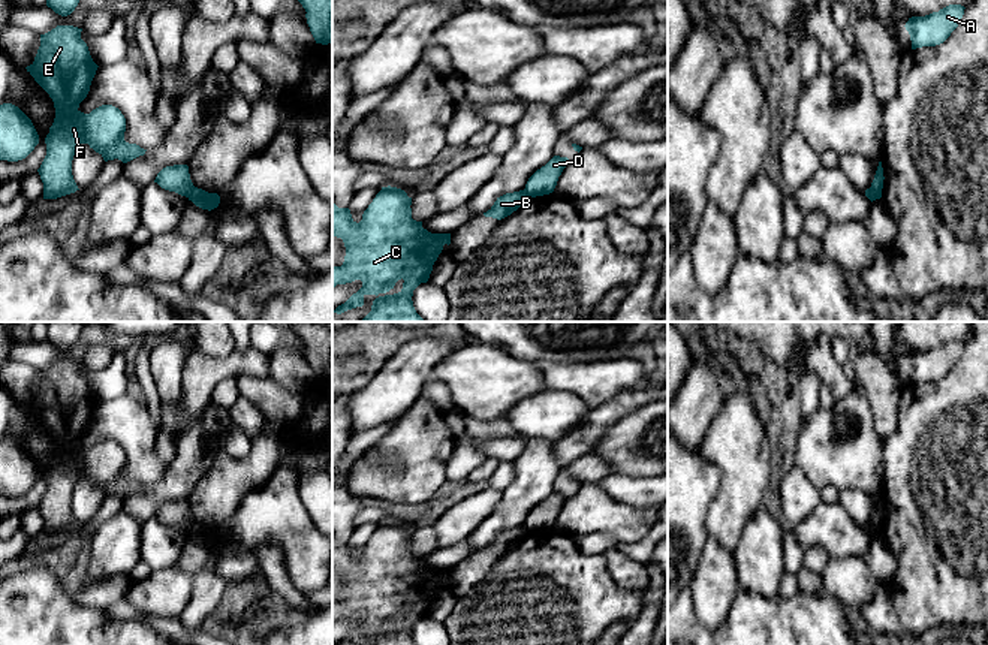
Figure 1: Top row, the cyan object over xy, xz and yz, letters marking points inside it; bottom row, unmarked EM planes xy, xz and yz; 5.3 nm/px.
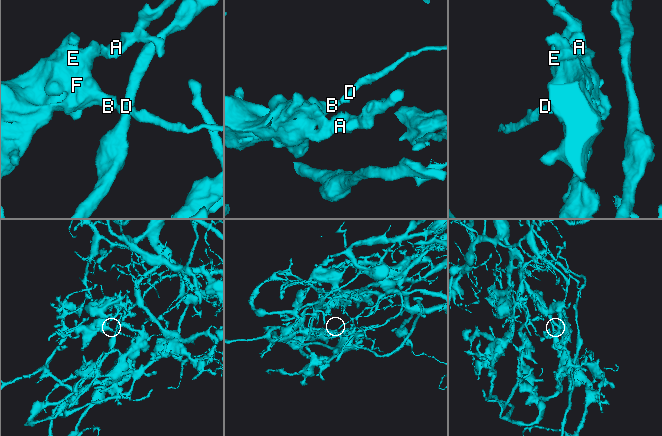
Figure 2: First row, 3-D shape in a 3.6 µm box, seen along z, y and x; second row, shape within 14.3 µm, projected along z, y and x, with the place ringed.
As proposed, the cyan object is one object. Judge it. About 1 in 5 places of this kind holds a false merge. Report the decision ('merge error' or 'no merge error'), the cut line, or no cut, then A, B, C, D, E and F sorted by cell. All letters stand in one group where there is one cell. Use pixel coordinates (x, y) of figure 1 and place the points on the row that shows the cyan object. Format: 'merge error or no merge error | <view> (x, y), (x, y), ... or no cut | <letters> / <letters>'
merge error | xy (195, 187), (187, 196) | A B C E F / D

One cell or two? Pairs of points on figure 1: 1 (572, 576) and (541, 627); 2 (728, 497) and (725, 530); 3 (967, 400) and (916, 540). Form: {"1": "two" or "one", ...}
{"1": "one", "2": "one", "3": "one"}

